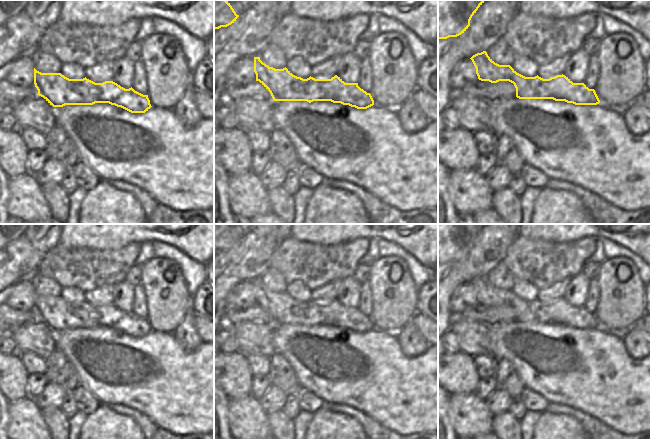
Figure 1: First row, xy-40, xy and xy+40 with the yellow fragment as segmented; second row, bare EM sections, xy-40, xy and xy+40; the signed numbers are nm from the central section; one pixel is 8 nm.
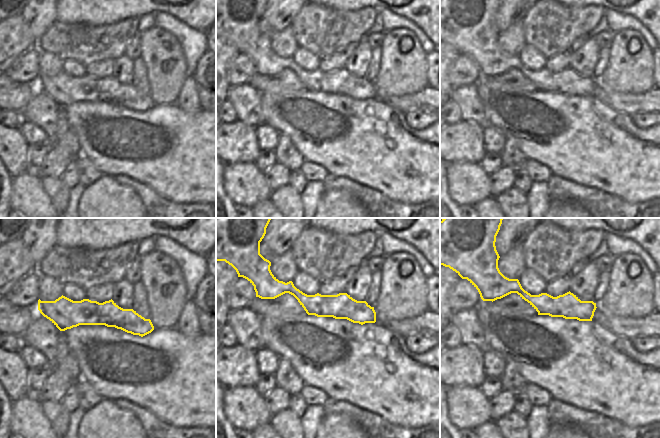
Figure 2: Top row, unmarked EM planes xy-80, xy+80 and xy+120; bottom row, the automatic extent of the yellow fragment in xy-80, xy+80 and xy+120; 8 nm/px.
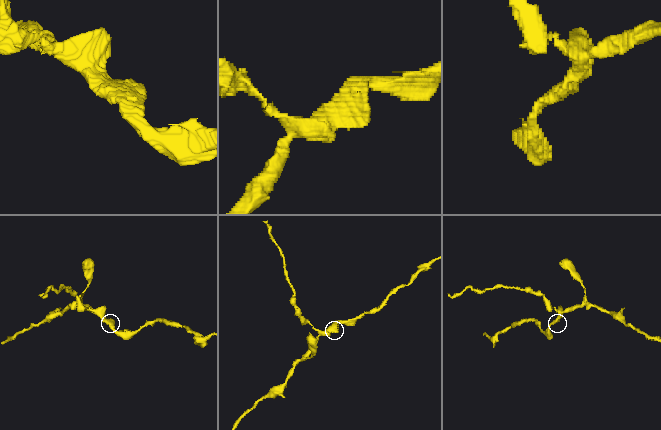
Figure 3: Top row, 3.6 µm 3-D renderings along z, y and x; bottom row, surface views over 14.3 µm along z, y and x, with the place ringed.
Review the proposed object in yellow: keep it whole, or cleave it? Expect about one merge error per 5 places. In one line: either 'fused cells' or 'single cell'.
single cell

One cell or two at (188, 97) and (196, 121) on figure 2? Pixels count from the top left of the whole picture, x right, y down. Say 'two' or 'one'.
two

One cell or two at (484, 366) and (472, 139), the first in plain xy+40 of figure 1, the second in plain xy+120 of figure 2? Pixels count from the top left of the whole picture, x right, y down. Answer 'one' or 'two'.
two

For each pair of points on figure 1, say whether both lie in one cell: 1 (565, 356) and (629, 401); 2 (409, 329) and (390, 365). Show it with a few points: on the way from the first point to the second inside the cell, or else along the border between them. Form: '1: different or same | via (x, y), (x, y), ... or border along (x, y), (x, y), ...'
1: same | via (581, 368), (589, 369), (613, 387)
2: different | border along (395, 333), (407, 356), (423, 353)

